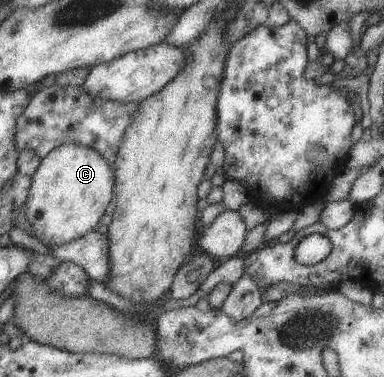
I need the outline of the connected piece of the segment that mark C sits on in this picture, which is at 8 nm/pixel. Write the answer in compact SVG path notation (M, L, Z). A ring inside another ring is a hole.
M62 144L41 158L37 170L31 175L31 184L23 203L23 214L31 233L46 246L68 243L82 237L98 225L100 217L110 203L113 194L113 179L110 179L111 167L99 153L86 146Z

